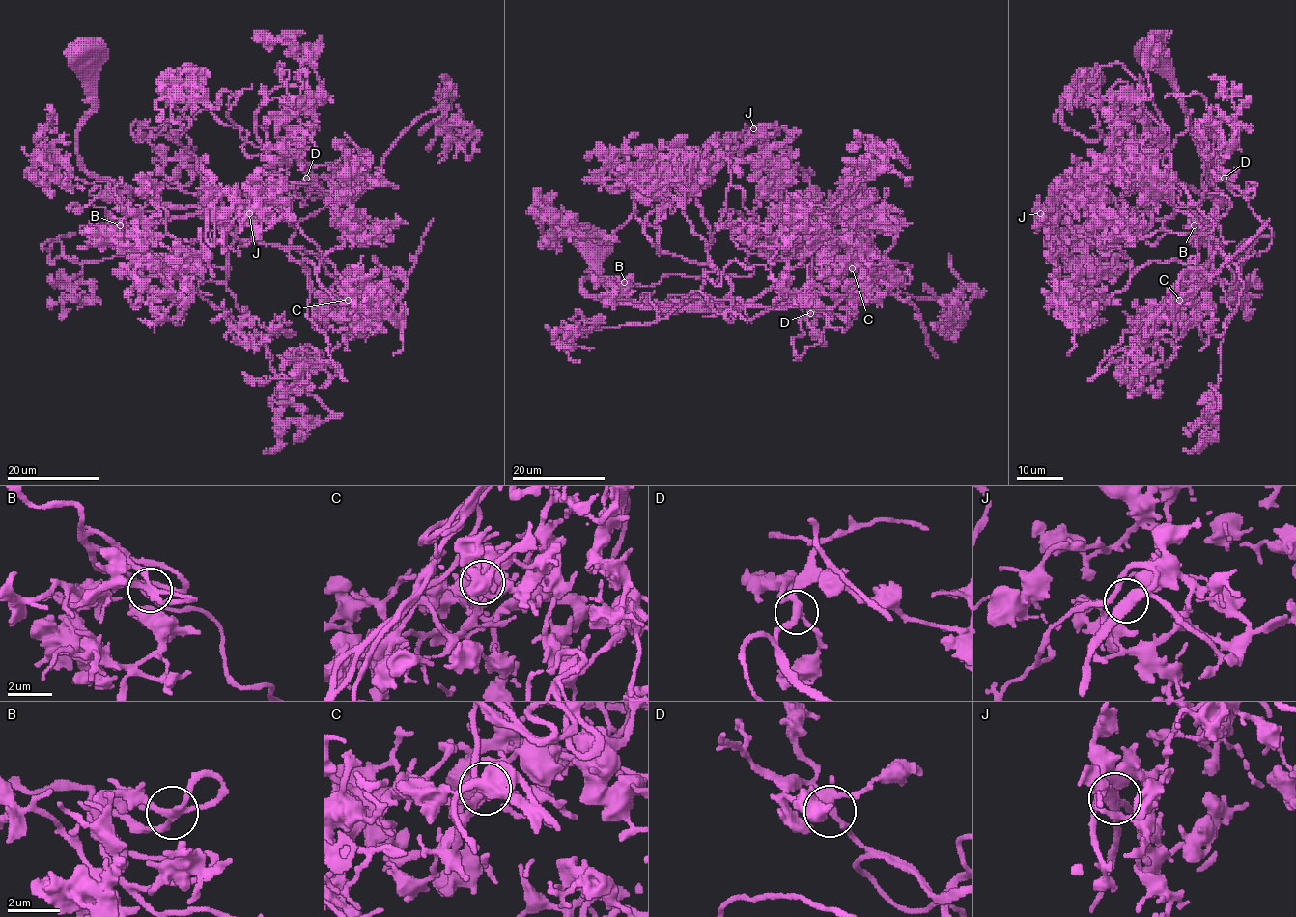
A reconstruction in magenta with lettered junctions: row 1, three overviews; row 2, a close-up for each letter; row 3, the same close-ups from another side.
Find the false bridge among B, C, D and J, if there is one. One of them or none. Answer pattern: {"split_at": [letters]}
{"split_at": []}

